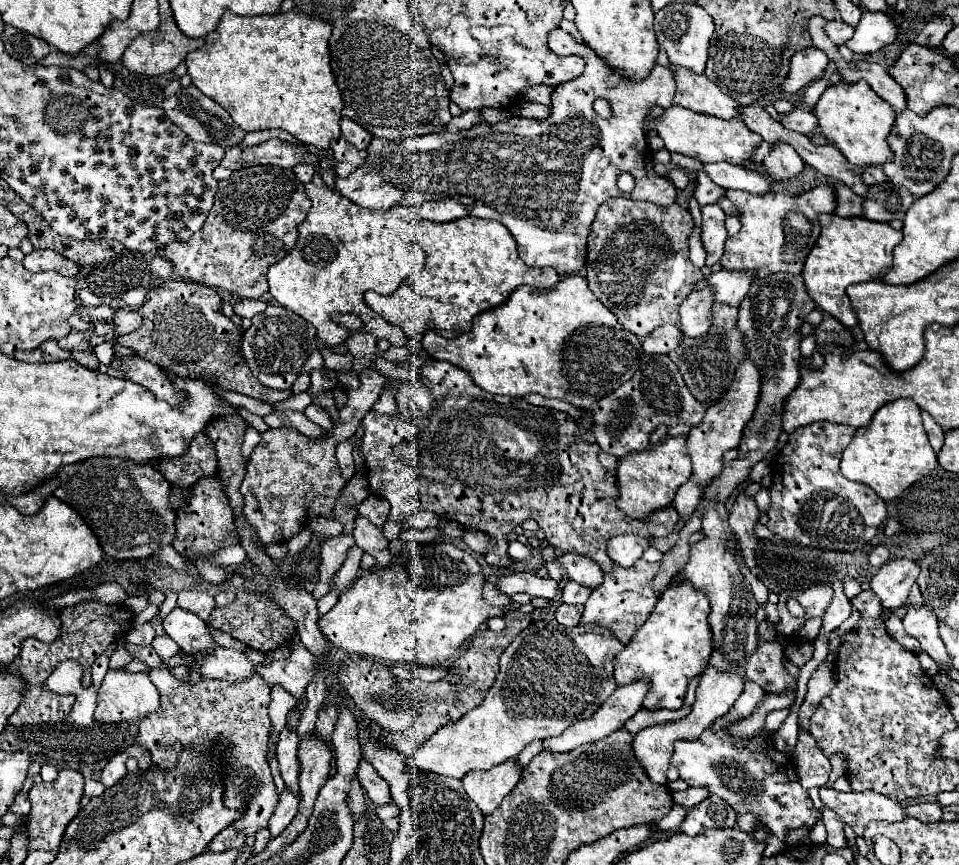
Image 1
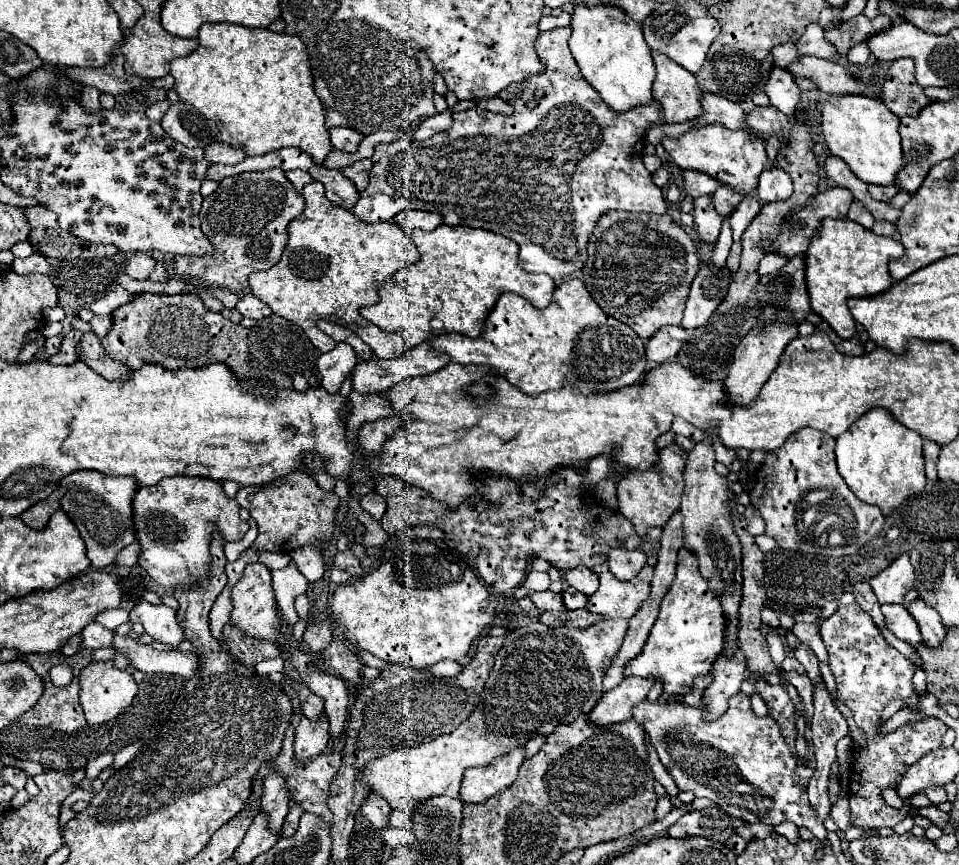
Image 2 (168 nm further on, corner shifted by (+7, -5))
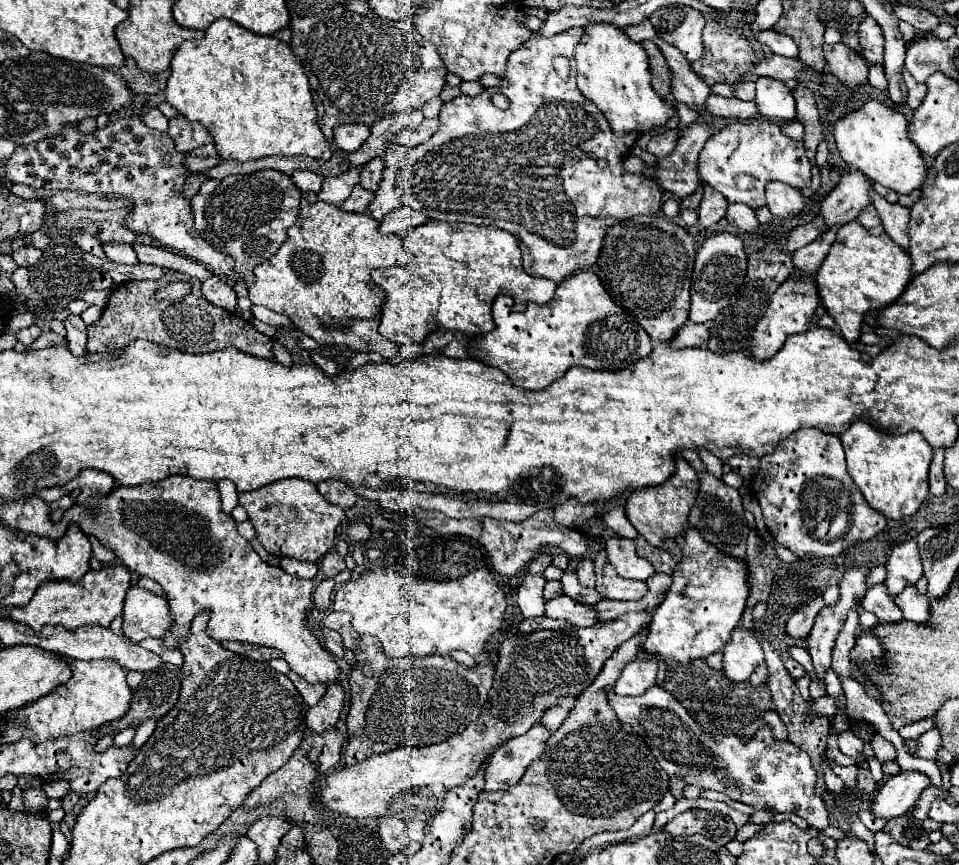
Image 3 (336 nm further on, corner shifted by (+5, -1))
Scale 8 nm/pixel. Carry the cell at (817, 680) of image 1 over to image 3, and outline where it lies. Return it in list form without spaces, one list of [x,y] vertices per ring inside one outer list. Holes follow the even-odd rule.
[[[815,597],[811,603],[805,603],[803,607],[799,607],[797,615],[793,615],[787,621],[787,635],[795,637],[795,639],[805,639],[807,631],[811,629],[813,621],[815,621],[815,617],[823,605],[825,605],[823,597]]]

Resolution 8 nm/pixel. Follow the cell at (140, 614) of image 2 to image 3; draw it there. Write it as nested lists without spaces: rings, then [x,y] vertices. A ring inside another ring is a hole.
[[[131,587],[125,595],[123,633],[133,643],[145,637],[161,637],[171,625],[171,613],[165,597],[153,595],[141,587]]]

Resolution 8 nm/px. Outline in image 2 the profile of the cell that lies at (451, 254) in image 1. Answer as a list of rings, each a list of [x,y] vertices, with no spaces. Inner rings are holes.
[[[441,225],[435,231],[421,231],[413,229],[411,239],[419,251],[419,261],[400,269],[394,276],[383,283],[379,289],[379,303],[363,307],[361,315],[377,325],[381,331],[387,333],[397,333],[403,337],[407,347],[415,347],[425,343],[431,335],[439,333],[461,333],[467,337],[477,337],[483,331],[483,323],[497,303],[499,295],[505,291],[513,291],[525,299],[531,299],[535,307],[547,307],[551,301],[551,295],[555,291],[555,283],[547,275],[533,275],[527,273],[519,267],[517,263],[517,243],[503,237],[495,235],[493,231],[487,229],[473,229],[465,225]]]

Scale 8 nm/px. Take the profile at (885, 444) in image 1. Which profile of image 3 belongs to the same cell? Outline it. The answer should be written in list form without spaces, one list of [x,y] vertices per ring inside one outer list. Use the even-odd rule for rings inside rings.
[[[855,421],[845,433],[839,435],[847,455],[847,469],[865,501],[887,519],[903,519],[913,515],[929,495],[927,471],[933,459],[933,447],[925,443],[919,431],[907,435],[887,435],[873,429],[865,421]]]

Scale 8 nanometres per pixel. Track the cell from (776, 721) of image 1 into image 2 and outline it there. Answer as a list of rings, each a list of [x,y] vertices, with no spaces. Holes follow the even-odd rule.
[[[737,693],[731,701],[727,711],[715,719],[715,721],[703,721],[701,707],[685,707],[681,703],[667,705],[667,703],[649,703],[641,701],[633,709],[633,719],[645,727],[649,733],[661,763],[669,771],[669,775],[675,779],[675,785],[681,791],[691,791],[695,797],[707,797],[715,801],[725,813],[731,817],[739,817],[745,823],[769,823],[779,825],[783,821],[791,821],[797,827],[809,829],[823,845],[829,845],[827,829],[817,819],[815,811],[809,805],[805,787],[799,785],[797,765],[789,751],[789,747],[783,743],[781,731],[777,723],[771,717],[759,719],[751,711],[751,701],[745,693]]]

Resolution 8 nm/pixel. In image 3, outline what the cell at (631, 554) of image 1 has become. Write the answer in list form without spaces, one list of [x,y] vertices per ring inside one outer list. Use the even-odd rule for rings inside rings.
[[[615,535],[605,543],[605,547],[611,565],[617,569],[621,577],[647,581],[653,575],[653,565],[637,555],[637,547],[631,539]]]

